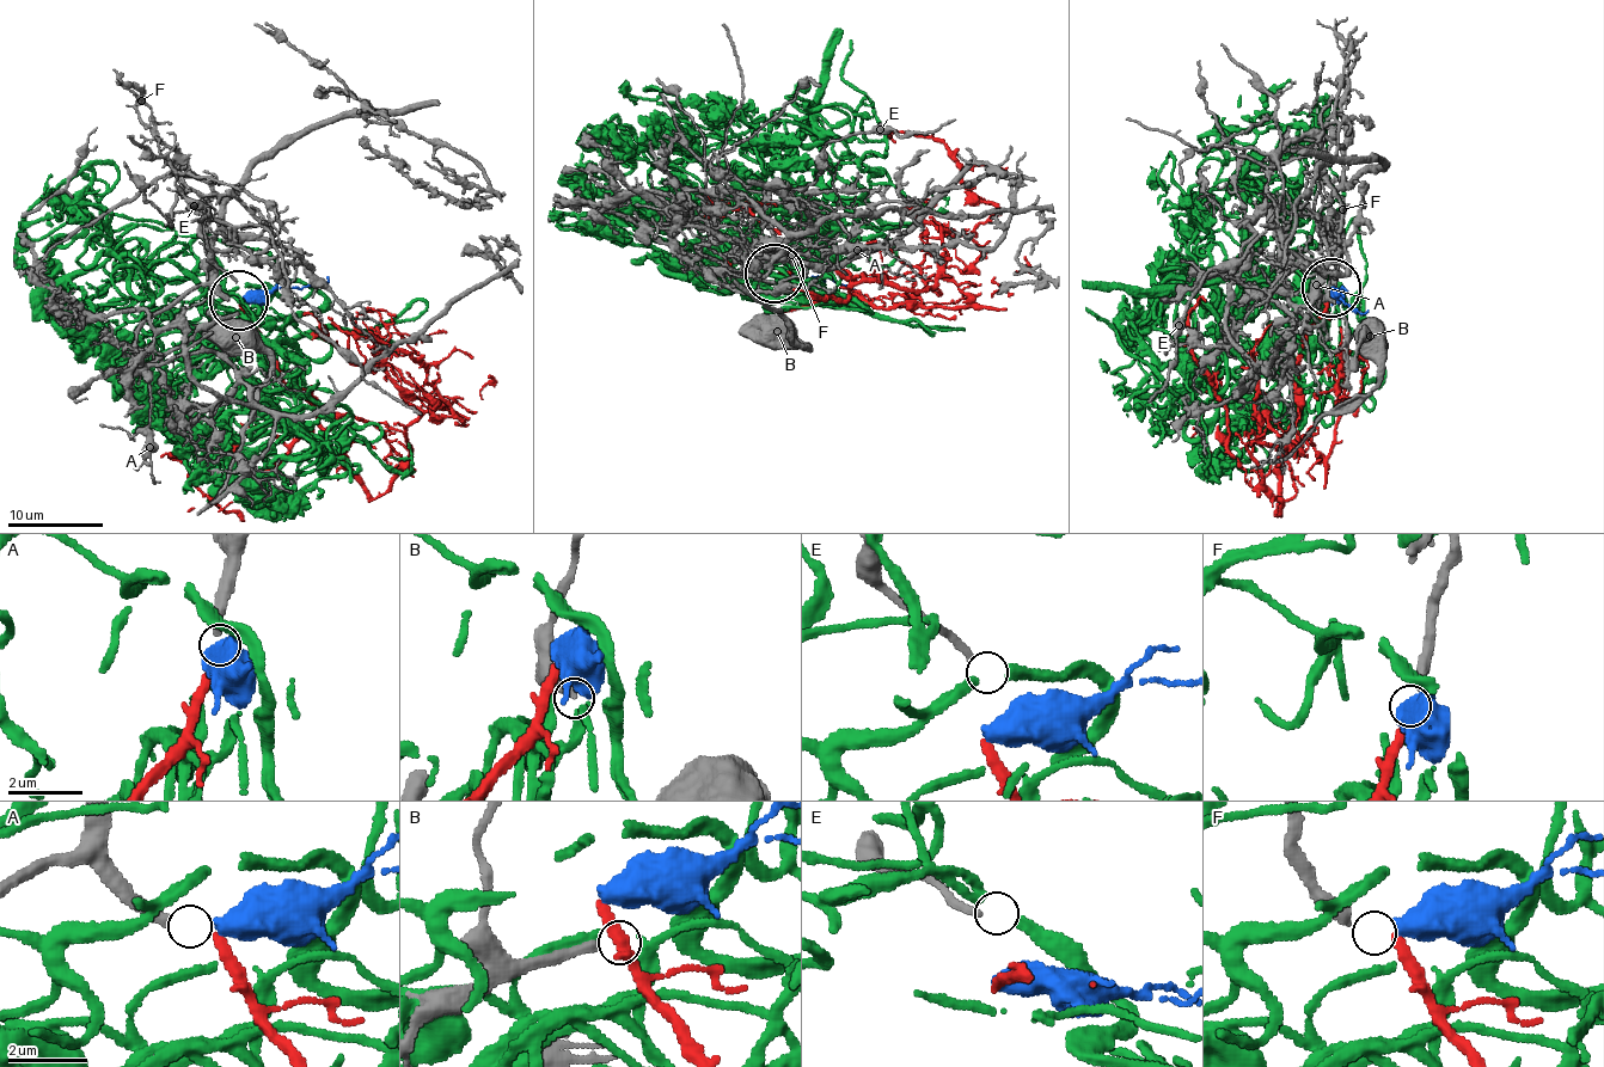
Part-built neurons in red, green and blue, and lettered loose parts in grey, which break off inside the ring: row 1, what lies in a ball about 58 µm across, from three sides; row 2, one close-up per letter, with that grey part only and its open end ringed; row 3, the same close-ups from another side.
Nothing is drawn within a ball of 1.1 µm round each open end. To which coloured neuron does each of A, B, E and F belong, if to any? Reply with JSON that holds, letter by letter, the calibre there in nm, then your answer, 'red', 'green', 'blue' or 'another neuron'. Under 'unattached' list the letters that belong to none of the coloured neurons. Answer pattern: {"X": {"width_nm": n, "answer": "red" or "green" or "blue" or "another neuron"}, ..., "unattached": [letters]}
{"A": {"width_nm": 260, "answer": "blue"}, "B": {"width_nm": 220, "answer": "another neuron"}, "E": {"width_nm": 190, "answer": "another neuron"}, "F": {"width_nm": 320, "answer": "red"}, "unattached": ["B", "E"]}

